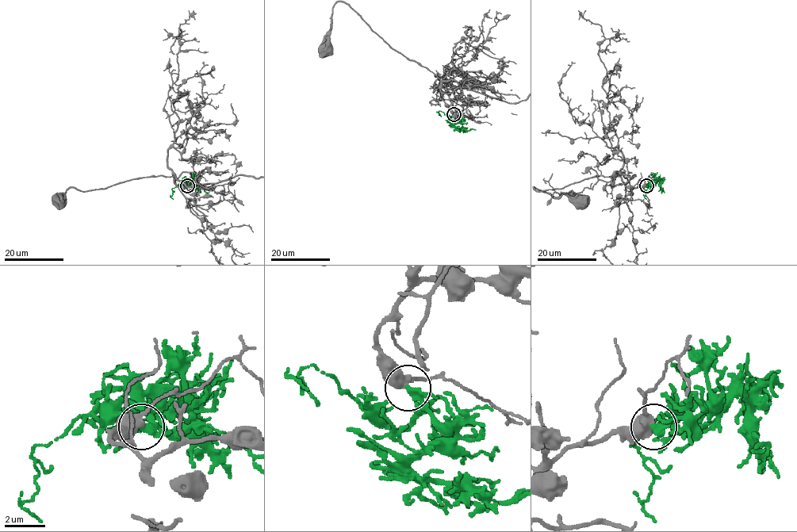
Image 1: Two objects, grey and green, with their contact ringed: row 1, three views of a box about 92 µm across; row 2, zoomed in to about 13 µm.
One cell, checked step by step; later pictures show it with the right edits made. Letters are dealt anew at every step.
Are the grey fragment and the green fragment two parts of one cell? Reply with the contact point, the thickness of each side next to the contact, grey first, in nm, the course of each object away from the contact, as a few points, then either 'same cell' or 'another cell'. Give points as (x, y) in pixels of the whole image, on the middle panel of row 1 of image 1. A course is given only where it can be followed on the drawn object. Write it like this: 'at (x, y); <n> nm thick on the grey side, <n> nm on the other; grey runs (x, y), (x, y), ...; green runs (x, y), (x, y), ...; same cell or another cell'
at (454, 114); 480 nm thick on the grey side, 240 nm on the other; grey runs (454, 113), (450, 105), (461, 89), (443, 93), (434, 73), (392, 49), (342, 1), (332, 8), (326, 50); green runs (454, 114), (461, 120), (454, 125), (457, 128), (476, 129); another cell

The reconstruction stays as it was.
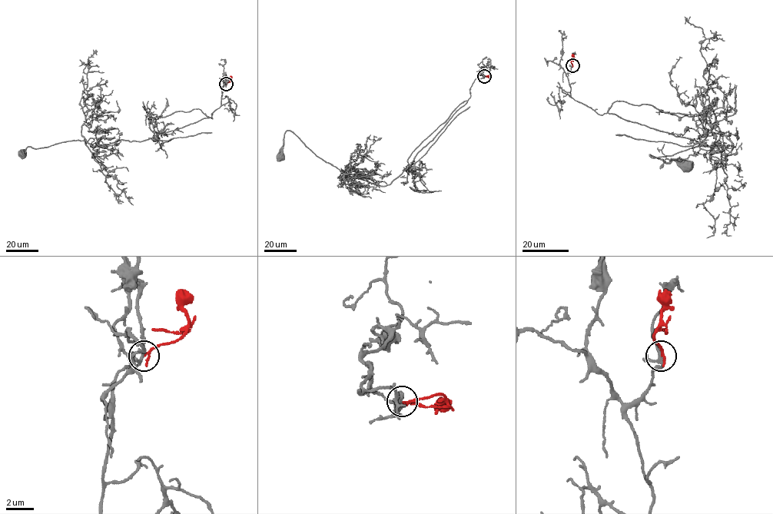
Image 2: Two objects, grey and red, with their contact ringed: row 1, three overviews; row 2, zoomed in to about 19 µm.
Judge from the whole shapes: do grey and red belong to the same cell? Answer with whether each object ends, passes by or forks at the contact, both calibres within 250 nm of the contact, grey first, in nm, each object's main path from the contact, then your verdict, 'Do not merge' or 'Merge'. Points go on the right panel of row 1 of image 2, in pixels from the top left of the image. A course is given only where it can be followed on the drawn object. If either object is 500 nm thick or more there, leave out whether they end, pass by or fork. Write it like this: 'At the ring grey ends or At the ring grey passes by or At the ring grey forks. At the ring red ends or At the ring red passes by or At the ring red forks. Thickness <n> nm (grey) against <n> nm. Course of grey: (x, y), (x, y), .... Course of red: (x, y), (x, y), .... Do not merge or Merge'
At the ring grey forks. At the ring red ends. Thickness 170 nm (grey) against 200 nm. Course of grey: (572, 65), (570, 95), (600, 114), (728, 145), (711, 154), (701, 145), (649, 155), (688, 165). Course of red: (572, 65), (573, 54). Merge

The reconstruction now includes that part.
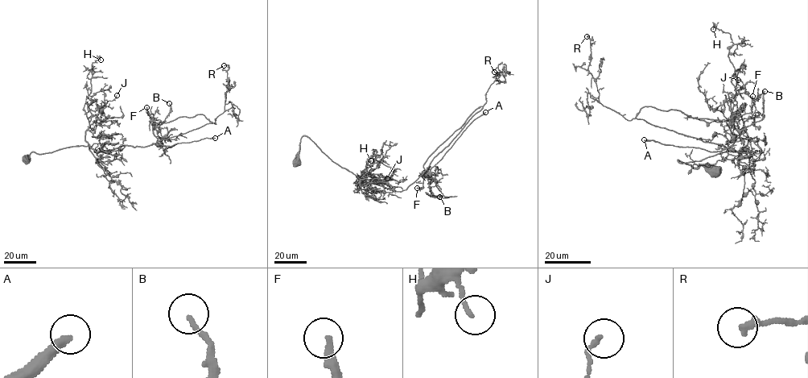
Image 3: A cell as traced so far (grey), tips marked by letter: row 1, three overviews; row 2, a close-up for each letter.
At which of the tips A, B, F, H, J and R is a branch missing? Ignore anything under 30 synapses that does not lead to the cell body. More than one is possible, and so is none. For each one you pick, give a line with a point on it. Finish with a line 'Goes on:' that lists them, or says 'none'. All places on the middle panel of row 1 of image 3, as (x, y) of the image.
A: place (485, 112)
Goes on: A

